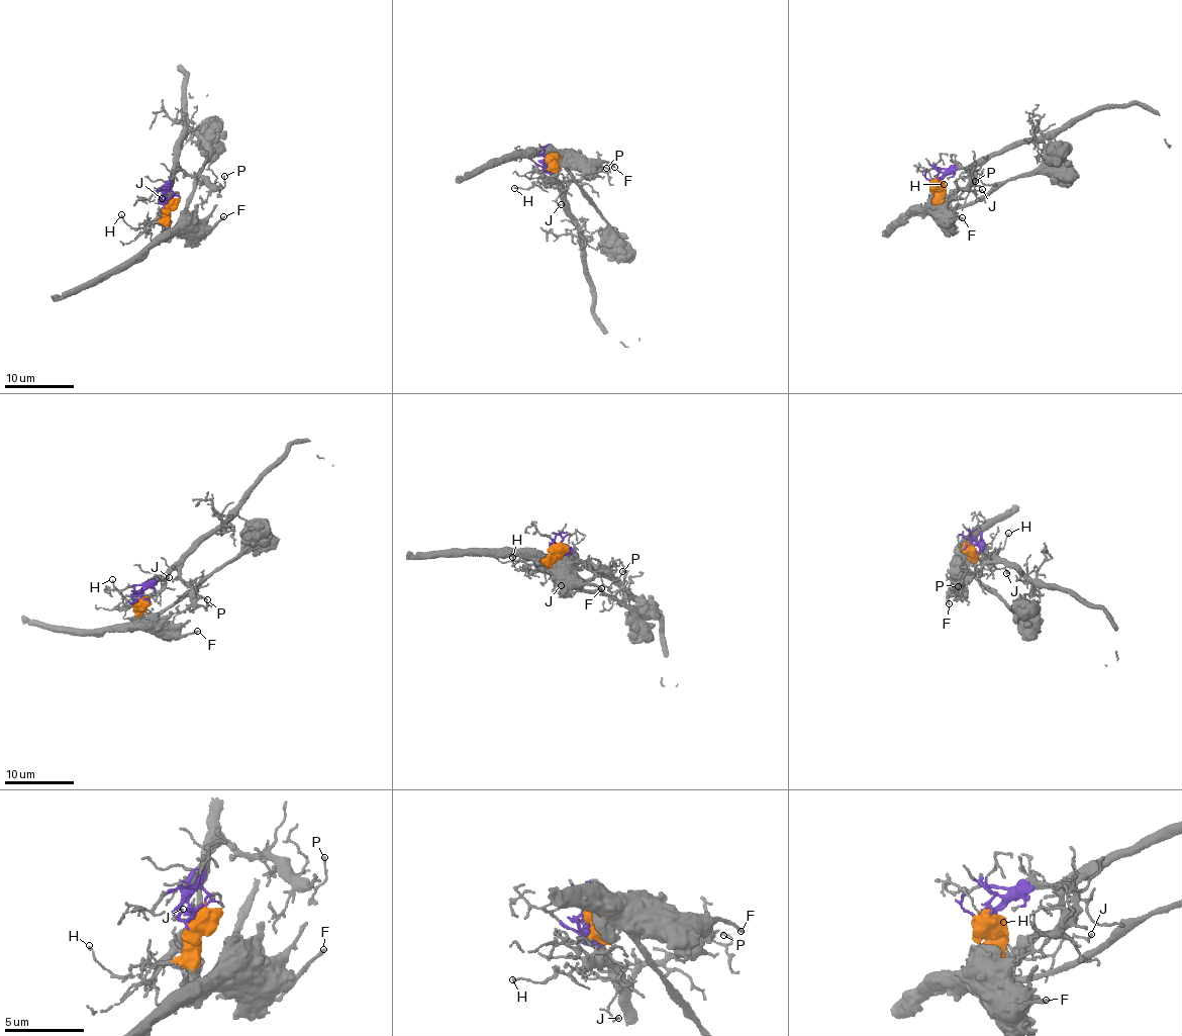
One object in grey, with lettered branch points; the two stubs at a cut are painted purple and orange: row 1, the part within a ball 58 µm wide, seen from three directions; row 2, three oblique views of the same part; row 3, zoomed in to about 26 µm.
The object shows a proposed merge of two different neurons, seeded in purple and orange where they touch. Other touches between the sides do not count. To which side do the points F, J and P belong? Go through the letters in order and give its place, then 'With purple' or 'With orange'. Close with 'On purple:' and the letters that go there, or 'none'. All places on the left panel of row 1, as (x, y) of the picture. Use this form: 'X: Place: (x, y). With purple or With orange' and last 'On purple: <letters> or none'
F: Place: (223, 216). With orange
J: Place: (162, 198). With purple
P: Place: (224, 176). With purple
On purple: J, P

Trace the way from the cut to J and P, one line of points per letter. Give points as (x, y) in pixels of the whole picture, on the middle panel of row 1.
J: (548, 160), (547, 167), (562, 189), (557, 199), (561, 205)
P: (548, 160), (548, 170), (563, 187), (599, 170), (606, 172), (610, 169), (605, 169)

